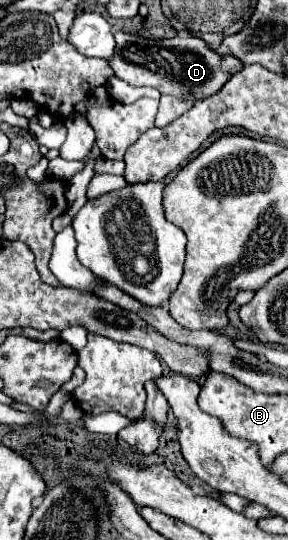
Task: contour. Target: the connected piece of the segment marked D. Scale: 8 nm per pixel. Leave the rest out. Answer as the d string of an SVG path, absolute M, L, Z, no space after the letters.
M116 31L116 49L110 61L114 73L132 87L154 87L164 95L190 101L206 99L218 93L226 81L232 77L222 69L220 55L210 49L200 37L188 31L180 31L174 39L144 39L140 35L130 35L126 31Z

